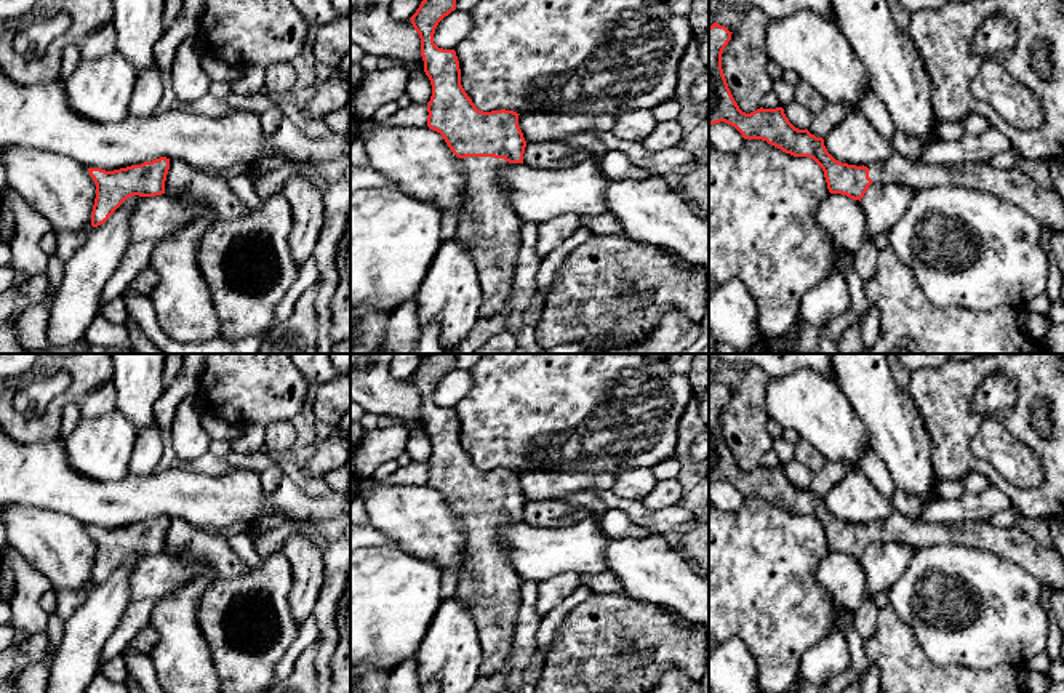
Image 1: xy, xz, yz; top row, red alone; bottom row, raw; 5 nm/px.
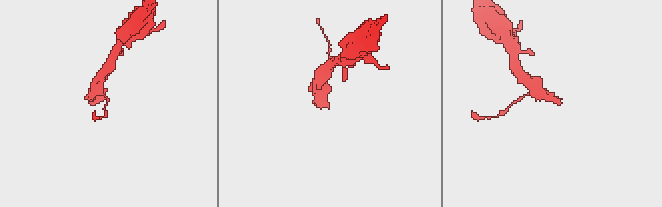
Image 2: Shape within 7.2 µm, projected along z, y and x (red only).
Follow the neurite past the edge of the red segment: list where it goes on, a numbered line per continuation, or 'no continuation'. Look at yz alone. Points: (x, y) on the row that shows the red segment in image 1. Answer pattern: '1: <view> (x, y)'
1: yz (1045, 205)

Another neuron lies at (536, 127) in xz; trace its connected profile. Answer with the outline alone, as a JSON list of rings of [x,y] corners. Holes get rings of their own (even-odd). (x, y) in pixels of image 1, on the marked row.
[[[523,112],[518,115],[518,126],[526,144],[562,141],[578,133],[611,131],[616,117],[581,115],[581,114],[542,114]]]

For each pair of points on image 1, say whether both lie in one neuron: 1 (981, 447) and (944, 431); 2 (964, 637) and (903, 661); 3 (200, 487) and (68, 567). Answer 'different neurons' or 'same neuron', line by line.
1: different neurons
2: different neurons
3: different neurons

